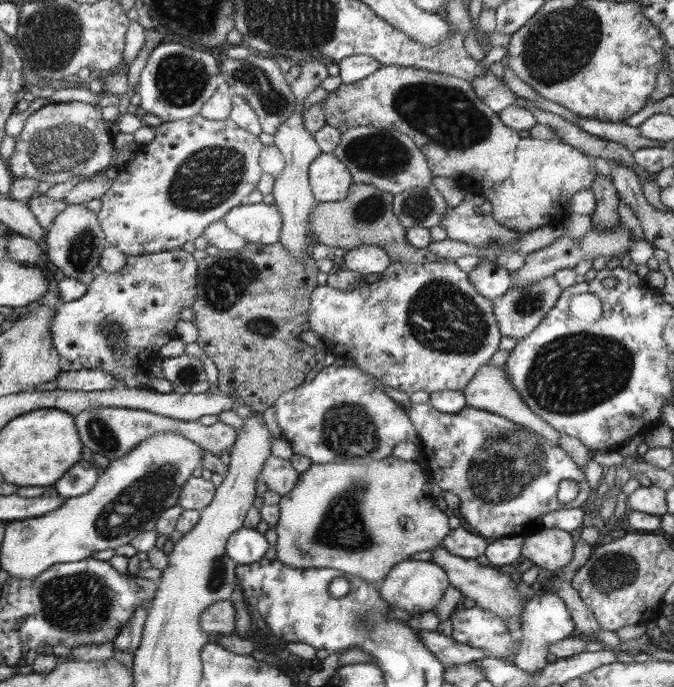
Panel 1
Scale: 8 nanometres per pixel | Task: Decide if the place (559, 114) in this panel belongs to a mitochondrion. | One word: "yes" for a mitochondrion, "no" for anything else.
no

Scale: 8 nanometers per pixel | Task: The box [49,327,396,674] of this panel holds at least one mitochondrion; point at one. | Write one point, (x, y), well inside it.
(139, 502)

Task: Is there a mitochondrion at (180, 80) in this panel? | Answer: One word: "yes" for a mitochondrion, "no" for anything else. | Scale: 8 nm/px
yes

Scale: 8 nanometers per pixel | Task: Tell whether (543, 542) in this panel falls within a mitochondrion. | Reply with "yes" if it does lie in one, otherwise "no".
no

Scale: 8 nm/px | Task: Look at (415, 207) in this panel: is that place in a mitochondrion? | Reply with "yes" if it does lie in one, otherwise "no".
yes

